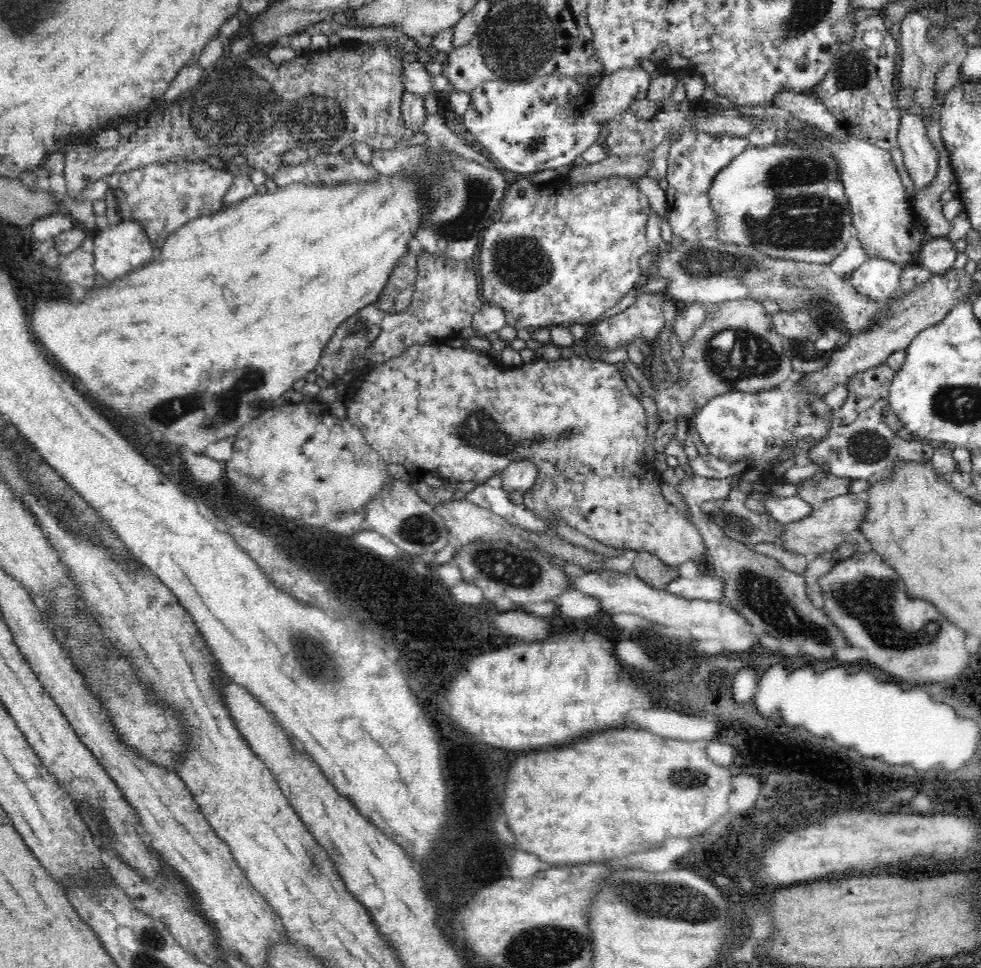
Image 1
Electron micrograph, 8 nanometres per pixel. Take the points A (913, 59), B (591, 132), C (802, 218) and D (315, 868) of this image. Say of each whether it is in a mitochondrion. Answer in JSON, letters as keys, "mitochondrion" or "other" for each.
{"A":"other","B":"other","C":"mitochondrion","D":"mitochondrion"}

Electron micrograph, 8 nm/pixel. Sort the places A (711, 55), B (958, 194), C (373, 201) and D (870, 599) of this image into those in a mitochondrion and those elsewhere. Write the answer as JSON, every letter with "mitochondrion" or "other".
{"A":"other","B":"other","C":"other","D":"mitochondrion"}

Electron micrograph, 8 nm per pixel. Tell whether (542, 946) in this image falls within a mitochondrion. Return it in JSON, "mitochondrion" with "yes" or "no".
{"mitochondrion":"yes"}

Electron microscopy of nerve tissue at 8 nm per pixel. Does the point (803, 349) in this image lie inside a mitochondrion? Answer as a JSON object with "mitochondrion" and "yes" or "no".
{"mitochondrion":"yes"}

